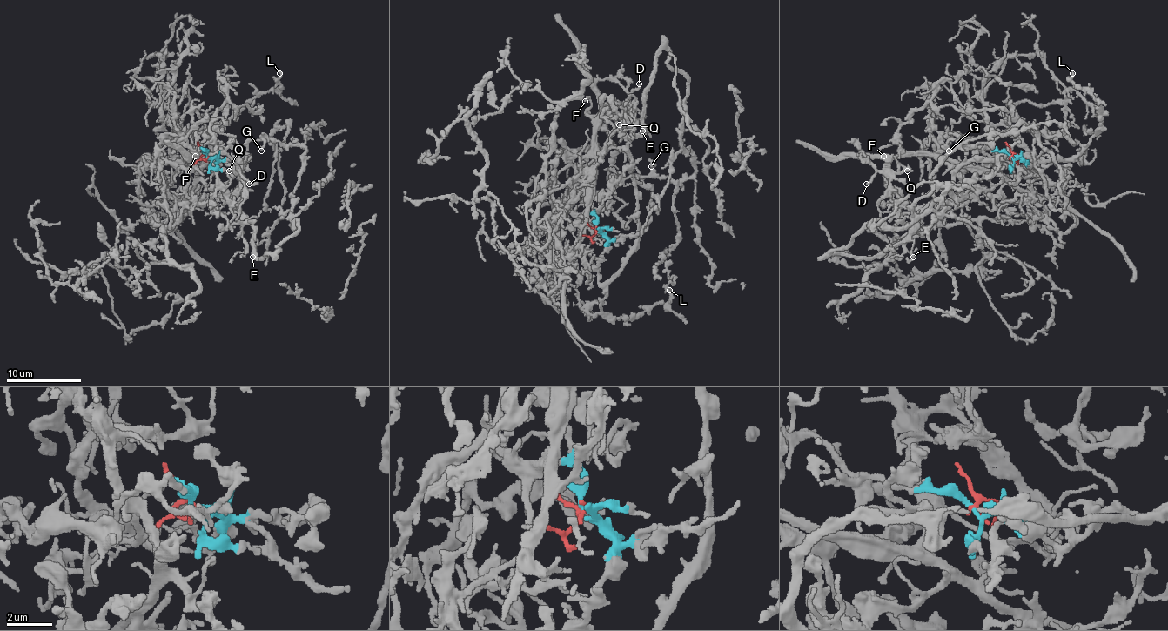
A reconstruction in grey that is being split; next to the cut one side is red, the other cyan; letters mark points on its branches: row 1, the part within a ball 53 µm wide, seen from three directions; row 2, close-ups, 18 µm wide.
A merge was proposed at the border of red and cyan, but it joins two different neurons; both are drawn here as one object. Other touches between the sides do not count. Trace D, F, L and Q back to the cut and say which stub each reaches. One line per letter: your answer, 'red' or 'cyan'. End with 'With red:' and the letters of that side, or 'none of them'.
D: red
F: red
L: cyan
Q: red
With red: D, F, Q

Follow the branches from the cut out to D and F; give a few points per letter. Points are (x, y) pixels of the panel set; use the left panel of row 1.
D: (208, 157), (200, 157), (189, 166), (189, 158), (198, 170), (204, 164), (204, 155), (224, 152), (249, 184)
F: (208, 157), (189, 166), (189, 158), (198, 170), (204, 164), (197, 144), (200, 147), (195, 157)

